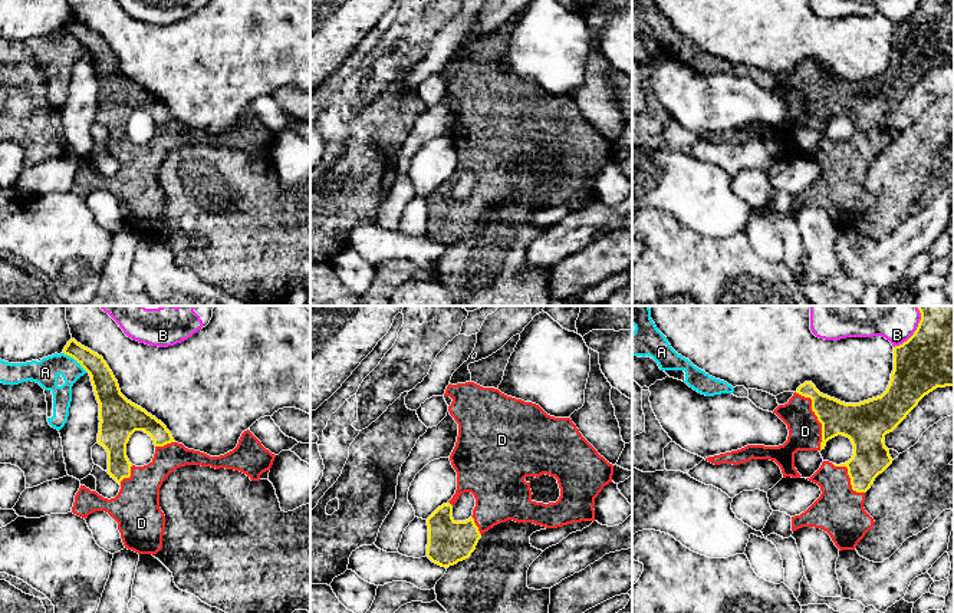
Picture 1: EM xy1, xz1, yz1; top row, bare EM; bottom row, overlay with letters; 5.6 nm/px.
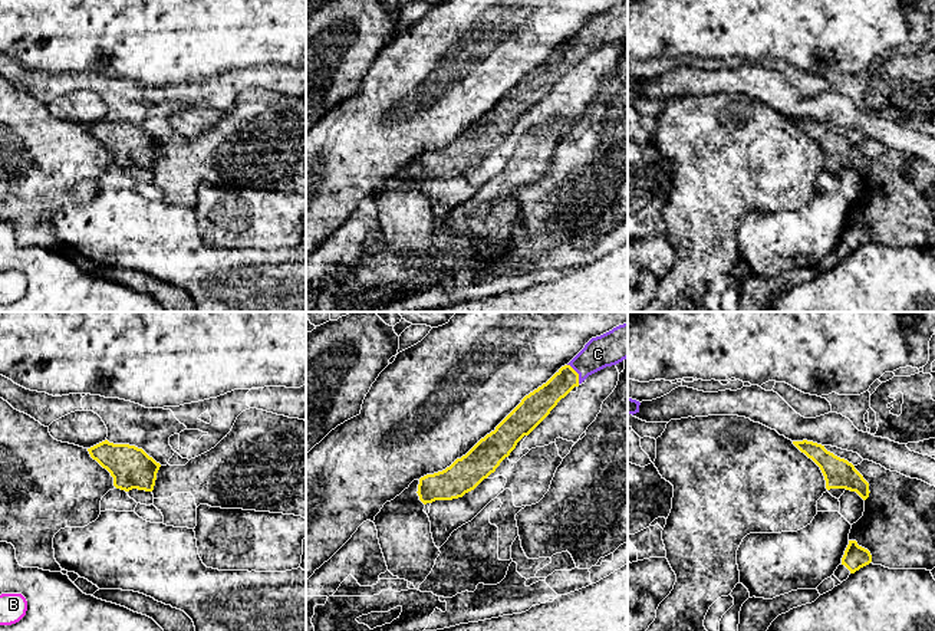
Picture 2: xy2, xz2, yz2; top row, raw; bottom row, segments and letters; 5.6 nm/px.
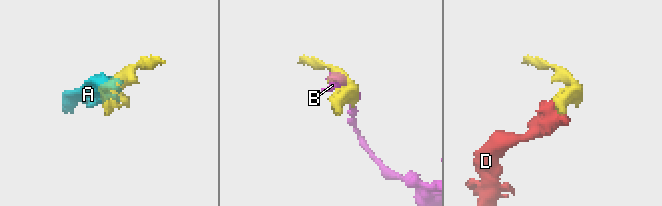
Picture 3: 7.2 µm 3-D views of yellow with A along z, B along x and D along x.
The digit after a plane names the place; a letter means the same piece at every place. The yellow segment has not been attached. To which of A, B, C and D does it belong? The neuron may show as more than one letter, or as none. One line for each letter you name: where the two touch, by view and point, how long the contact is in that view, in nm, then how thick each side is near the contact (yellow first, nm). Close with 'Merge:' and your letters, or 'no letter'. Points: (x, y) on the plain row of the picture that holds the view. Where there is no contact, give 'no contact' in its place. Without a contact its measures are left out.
C: contact xz2 (578, 52); length 130 nm; calibres 150 and 190 nm
D: contact yz1 (816, 94); length 360 nm; calibres 220 and 190 nm
Merge: C, D

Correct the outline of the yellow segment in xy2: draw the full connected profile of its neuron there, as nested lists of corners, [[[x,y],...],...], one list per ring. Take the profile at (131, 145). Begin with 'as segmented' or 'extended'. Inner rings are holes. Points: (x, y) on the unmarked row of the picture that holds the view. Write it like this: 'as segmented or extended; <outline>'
as segmented; [[[108,118],[88,126],[90,135],[113,155],[116,167],[152,170],[161,145],[142,126],[129,122],[113,122]]]

